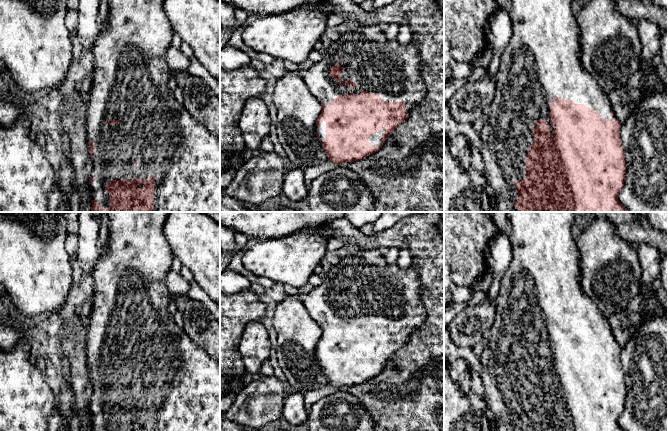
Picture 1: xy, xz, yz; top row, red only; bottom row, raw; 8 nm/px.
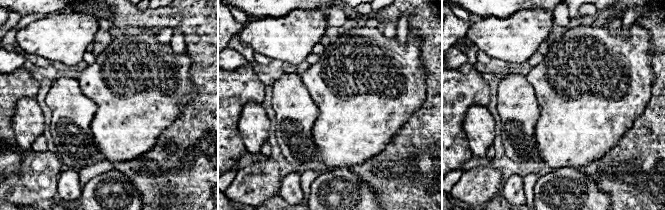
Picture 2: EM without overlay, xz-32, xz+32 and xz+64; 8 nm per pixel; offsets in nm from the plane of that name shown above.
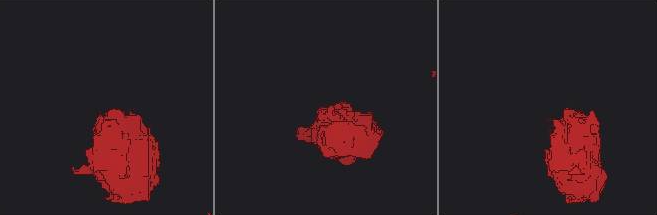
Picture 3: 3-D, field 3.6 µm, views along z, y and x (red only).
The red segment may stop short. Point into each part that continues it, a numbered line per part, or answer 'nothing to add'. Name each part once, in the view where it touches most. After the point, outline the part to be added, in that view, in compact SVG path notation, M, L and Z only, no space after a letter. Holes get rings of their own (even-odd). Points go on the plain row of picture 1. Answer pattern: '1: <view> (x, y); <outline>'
1: yz (542, 285); M507 212L507 217L511 225L511 231L508 237L512 245L512 261L501 277L500 290L495 300L496 316L494 324L485 336L483 350L479 358L482 366L481 378L486 393L486 403L495 415L498 424L497 431L515 431L514 425L518 423L518 417L515 415L517 409L514 405L526 403L526 378L530 375L530 369L534 367L534 357L531 355L531 350L533 349L535 352L538 350L534 346L536 344L544 344L550 349L550 357L553 359L554 349L550 347L550 325L555 321L561 321L563 324L573 324L575 328L584 328L587 332L593 332L603 344L617 344L616 340L610 339L612 330L608 324L608 319L601 314L594 301L581 288L580 253L576 240L572 236L572 224L575 221L574 212Z

